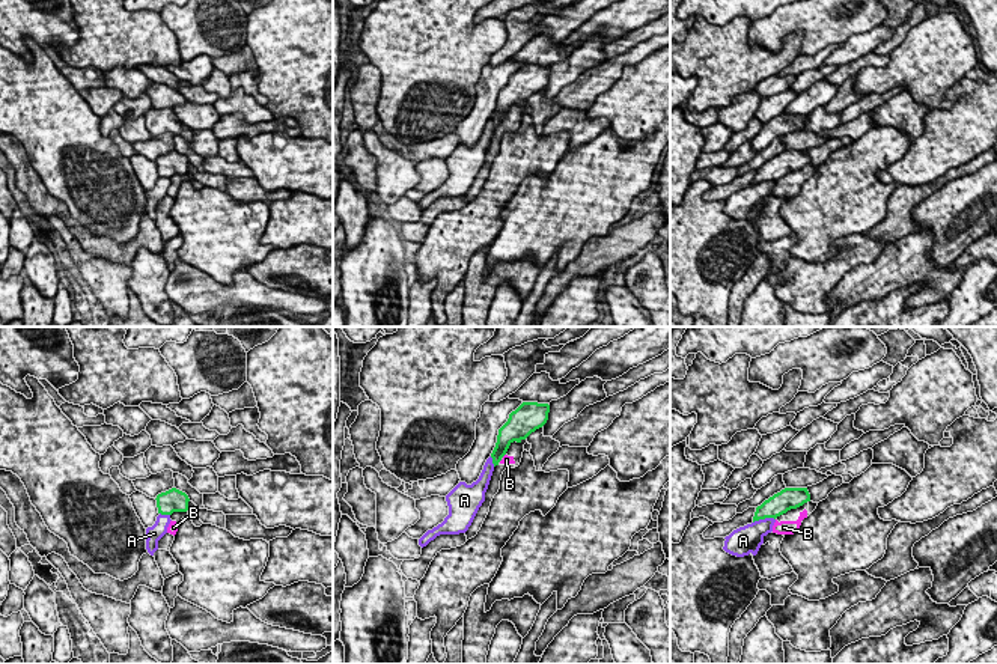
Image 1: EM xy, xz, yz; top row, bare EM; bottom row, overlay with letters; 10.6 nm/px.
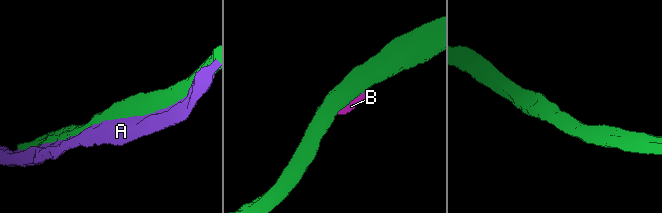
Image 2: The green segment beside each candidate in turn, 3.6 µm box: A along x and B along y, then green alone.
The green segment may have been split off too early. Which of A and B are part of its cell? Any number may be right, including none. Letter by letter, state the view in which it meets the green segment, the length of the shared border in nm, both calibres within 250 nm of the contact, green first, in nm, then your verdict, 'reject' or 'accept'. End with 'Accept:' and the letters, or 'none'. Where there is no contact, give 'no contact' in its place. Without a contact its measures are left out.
A: yz | 240 nm | 240/280 nm | reject
B: xz | 60 nm | 220/100 nm | reject
Accept: none

